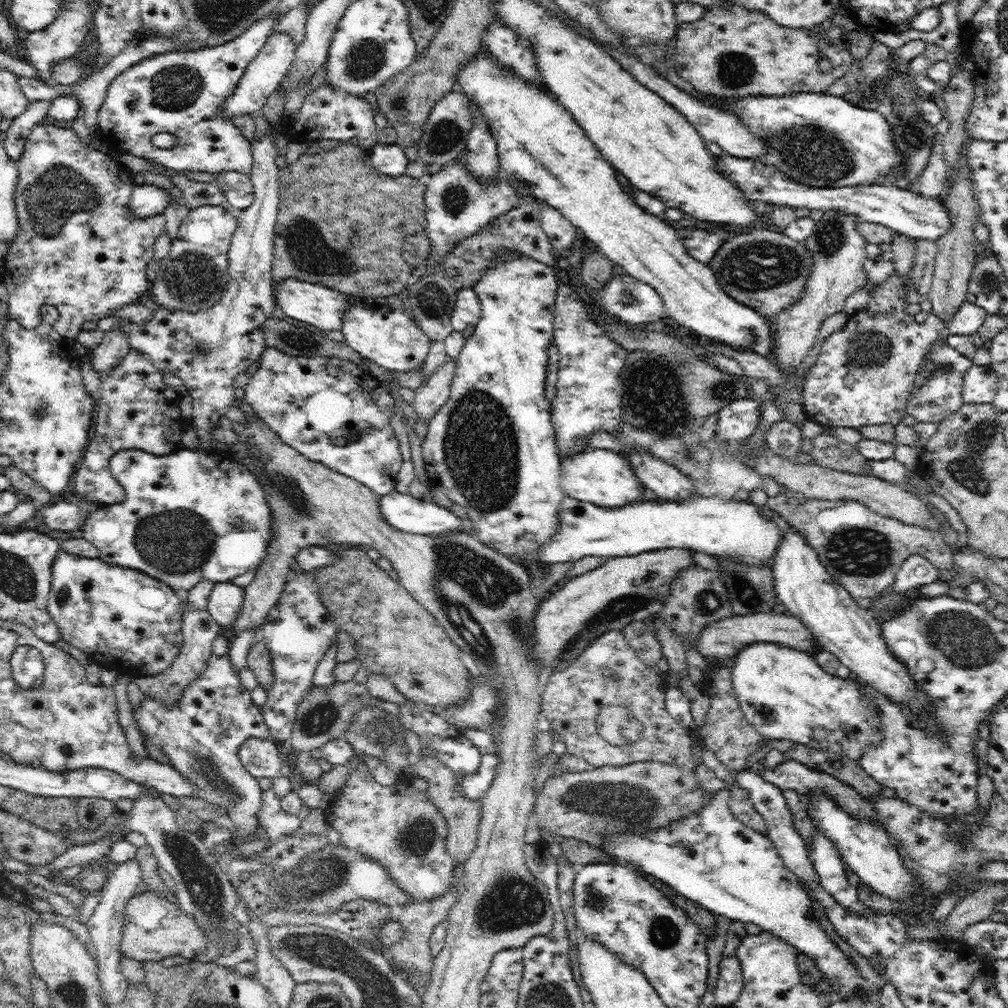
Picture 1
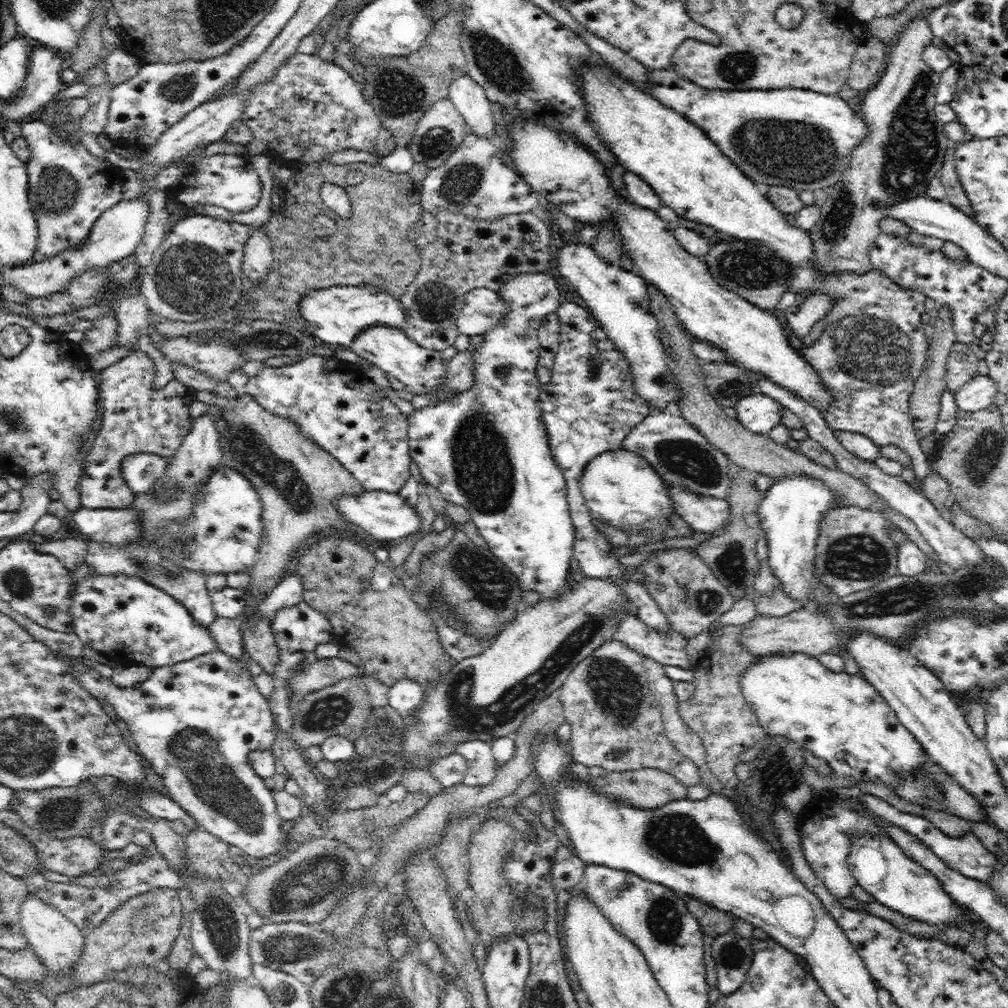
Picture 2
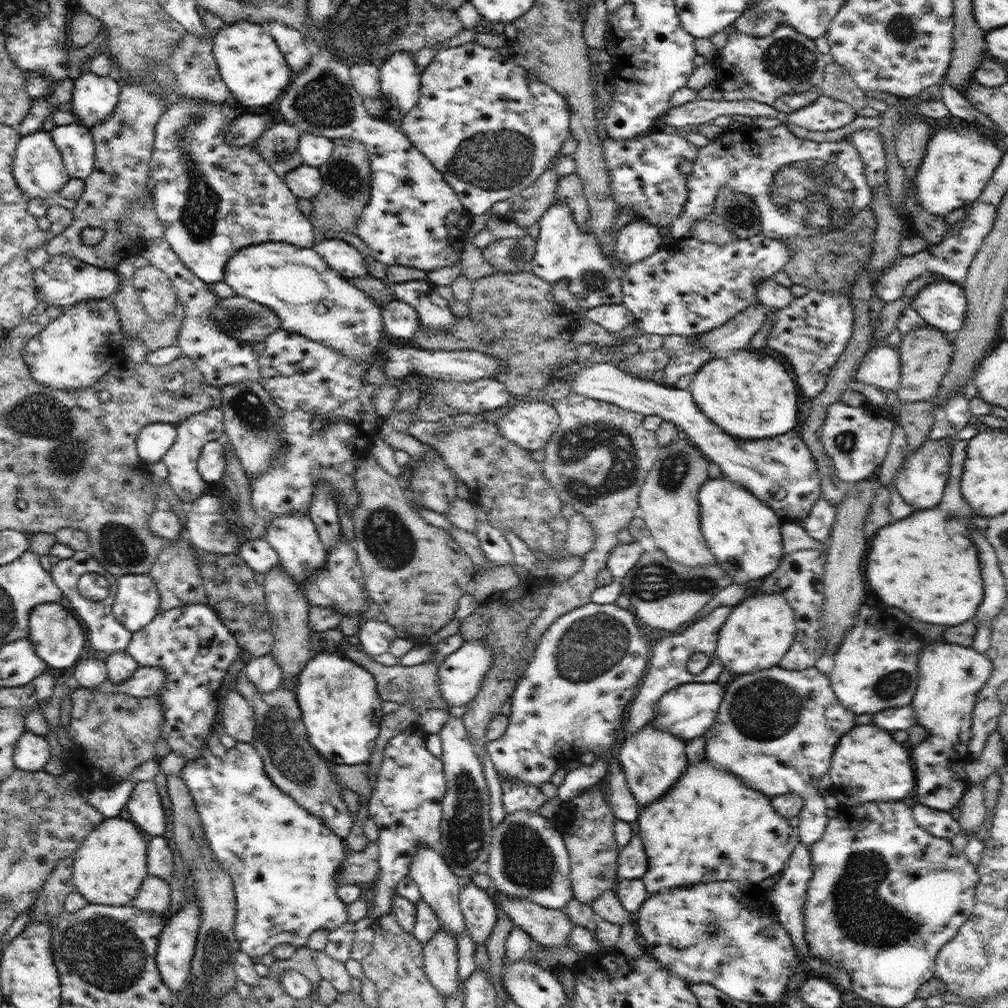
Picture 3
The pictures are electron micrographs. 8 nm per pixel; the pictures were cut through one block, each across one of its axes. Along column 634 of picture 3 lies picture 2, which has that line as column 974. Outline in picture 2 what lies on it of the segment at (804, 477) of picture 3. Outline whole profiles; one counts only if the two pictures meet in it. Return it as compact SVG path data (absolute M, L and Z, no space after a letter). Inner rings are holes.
M979 374L955 392L959 410L977 411L993 404L997 386L988 375Z

